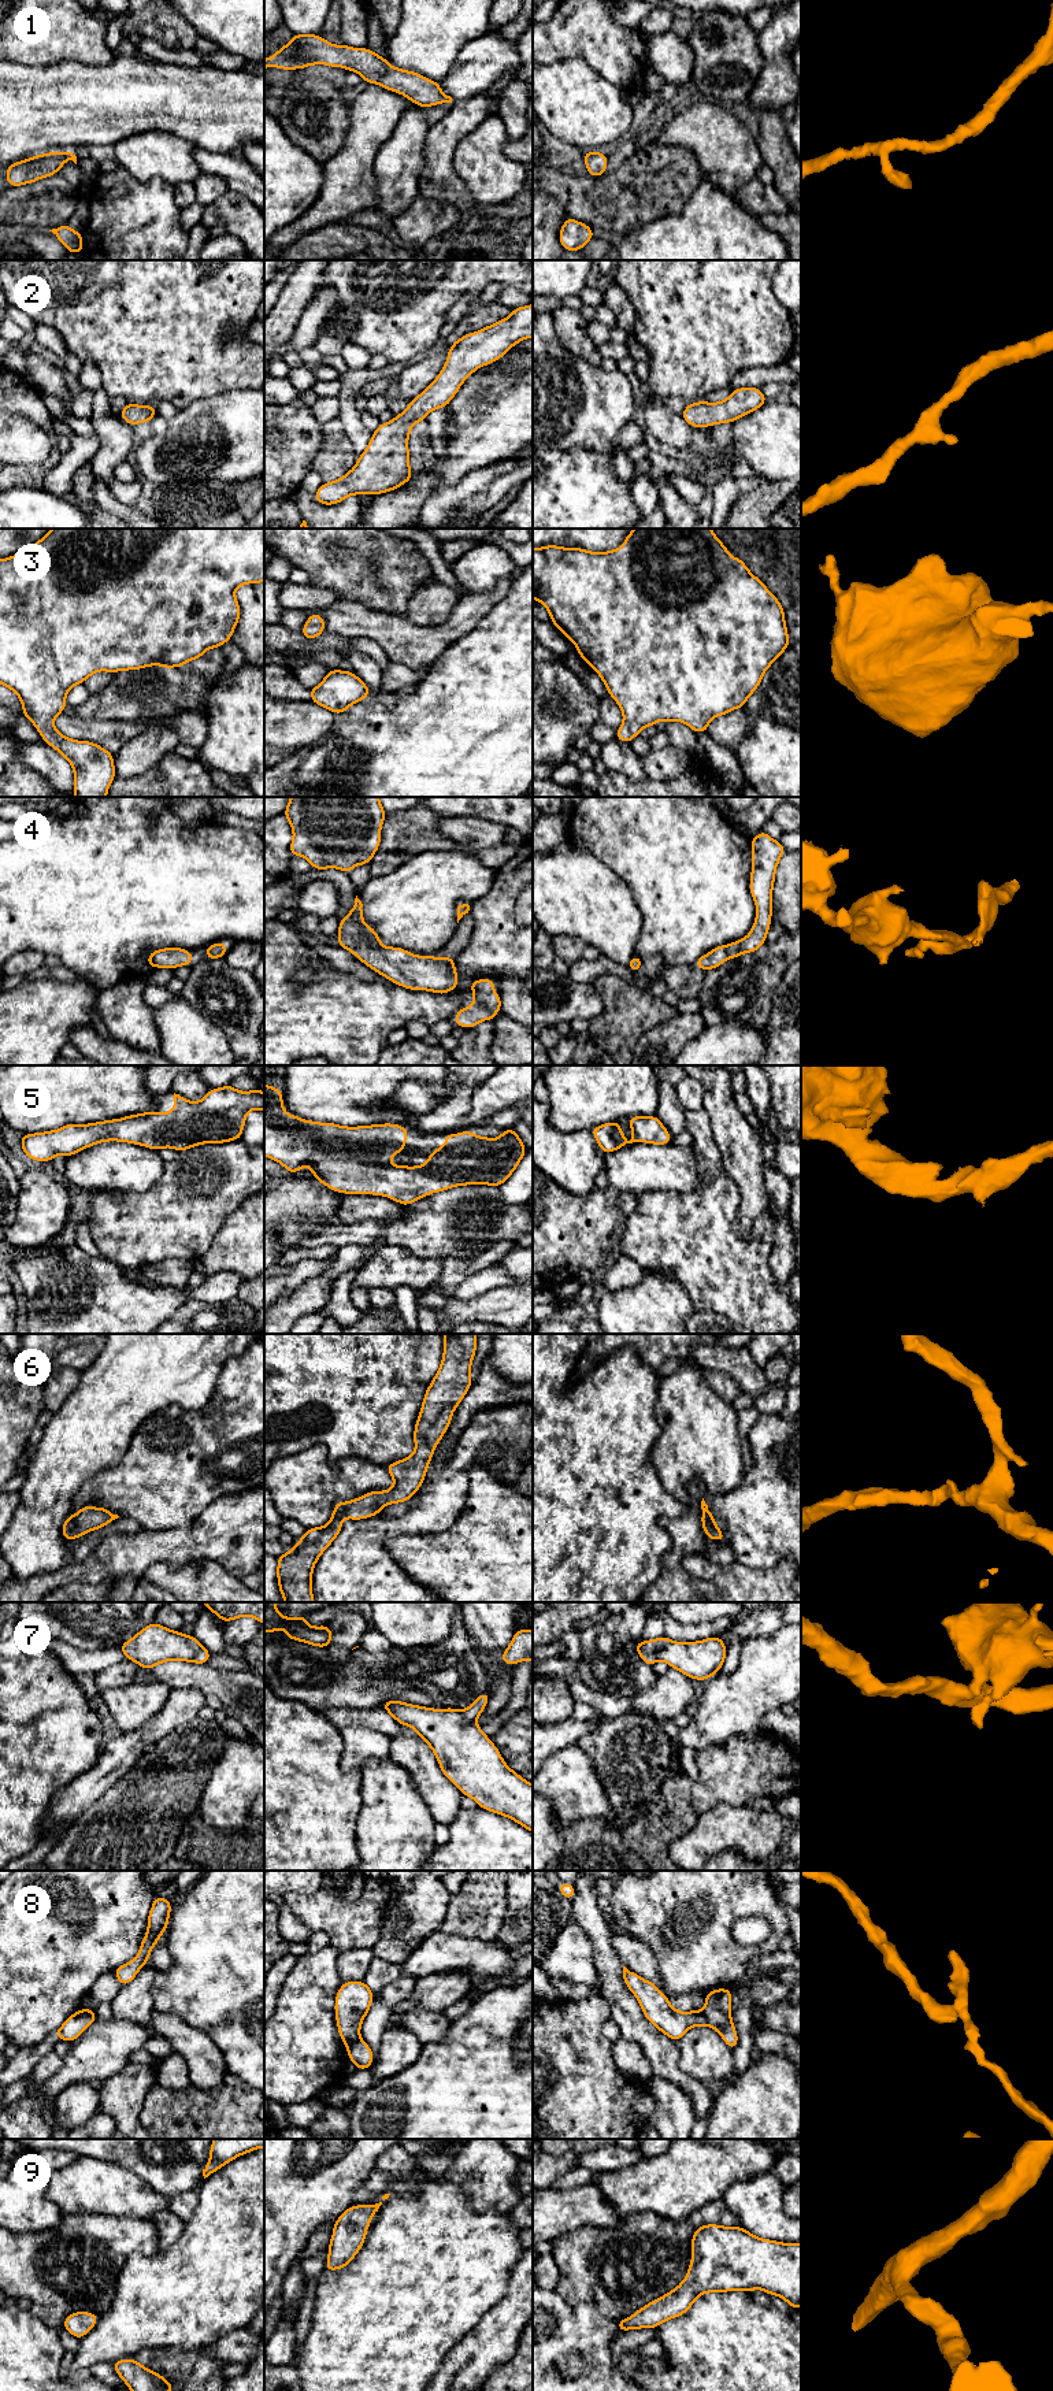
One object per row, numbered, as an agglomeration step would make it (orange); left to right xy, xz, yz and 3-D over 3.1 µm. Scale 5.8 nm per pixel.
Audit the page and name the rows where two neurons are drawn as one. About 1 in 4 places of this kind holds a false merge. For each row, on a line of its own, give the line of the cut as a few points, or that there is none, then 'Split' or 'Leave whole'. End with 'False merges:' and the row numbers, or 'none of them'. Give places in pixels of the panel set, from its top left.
1: No split. Leave whole
2: No split. Leave whole
3: No split. Leave whole
4: No split. Leave whole
5: No split. Leave whole
6: No split. Leave whole
7: Split along yz (638, 1643), (656, 1660). Split
8: Split along yz (700, 2010), (707, 2024). Split
9: No split. Leave whole
False merges: 7, 8

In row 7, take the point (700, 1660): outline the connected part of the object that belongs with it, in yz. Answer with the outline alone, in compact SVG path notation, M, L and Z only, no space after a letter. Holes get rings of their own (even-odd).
M720 1635L698 1642L674 1642L661 1636L644 1641L639 1646L656 1660L697 1680L707 1680L718 1673L727 1654Z

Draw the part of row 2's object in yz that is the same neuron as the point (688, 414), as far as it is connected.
M741 388L719 403L697 401L687 404L682 418L693 427L708 427L719 423L733 423L738 418L754 412L768 400L759 388Z

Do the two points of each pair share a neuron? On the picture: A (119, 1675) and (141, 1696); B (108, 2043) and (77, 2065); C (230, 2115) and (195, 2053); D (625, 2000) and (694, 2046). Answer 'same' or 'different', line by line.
A: different
B: same
C: different
D: different

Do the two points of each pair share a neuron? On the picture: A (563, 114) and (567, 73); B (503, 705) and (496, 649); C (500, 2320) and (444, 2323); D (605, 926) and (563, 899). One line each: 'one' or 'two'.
A: one
B: one
C: two
D: one

